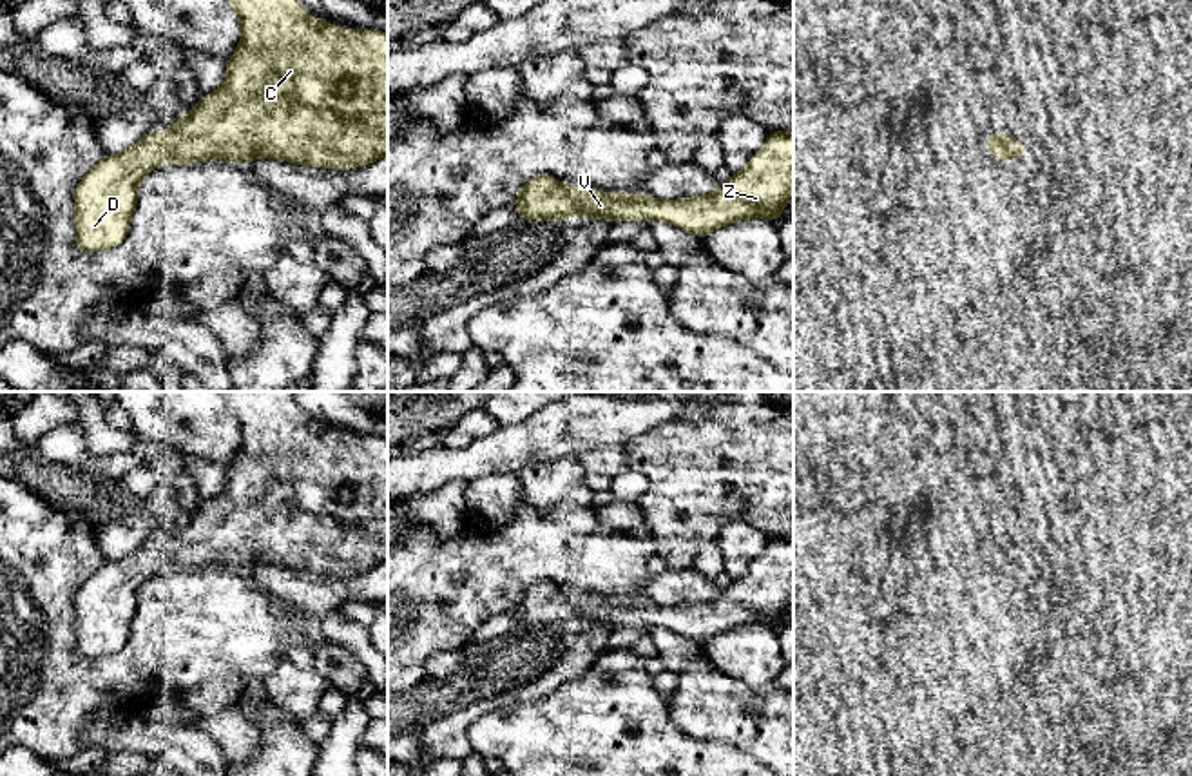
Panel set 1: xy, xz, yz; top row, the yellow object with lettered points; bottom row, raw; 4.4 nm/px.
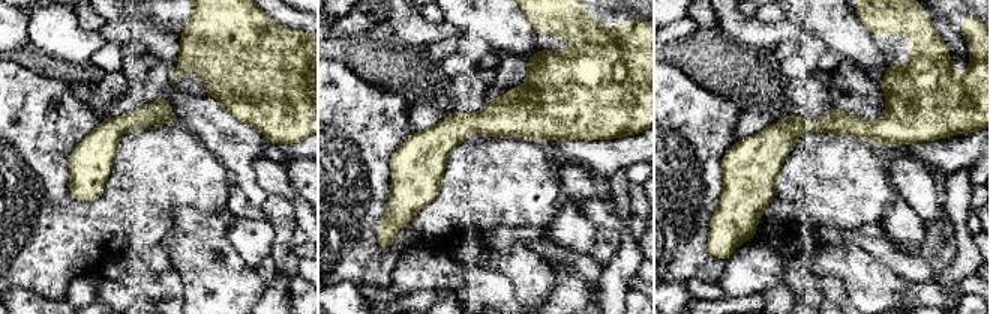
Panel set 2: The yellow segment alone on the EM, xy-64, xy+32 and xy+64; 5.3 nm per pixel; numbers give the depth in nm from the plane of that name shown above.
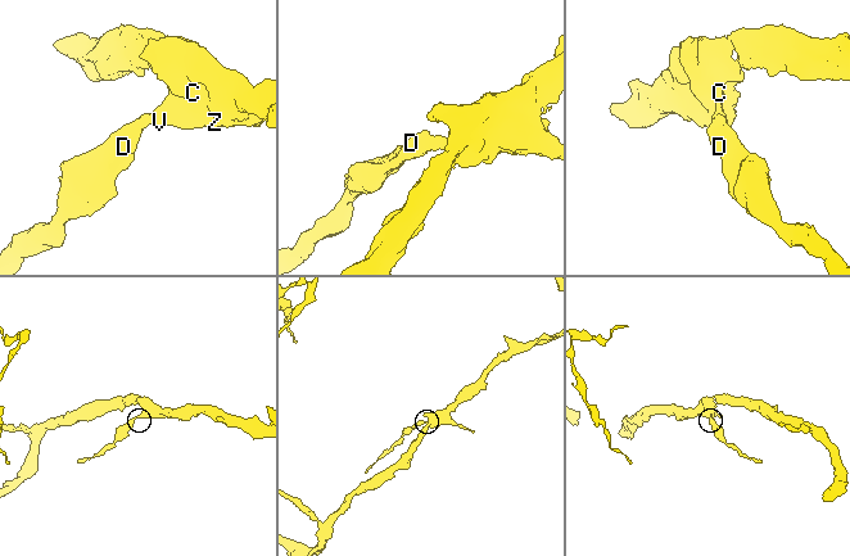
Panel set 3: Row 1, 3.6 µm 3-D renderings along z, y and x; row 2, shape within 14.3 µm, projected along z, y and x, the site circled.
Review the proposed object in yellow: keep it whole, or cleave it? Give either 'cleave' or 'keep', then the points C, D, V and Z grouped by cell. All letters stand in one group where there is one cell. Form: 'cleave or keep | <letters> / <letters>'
keep | C D V Z

